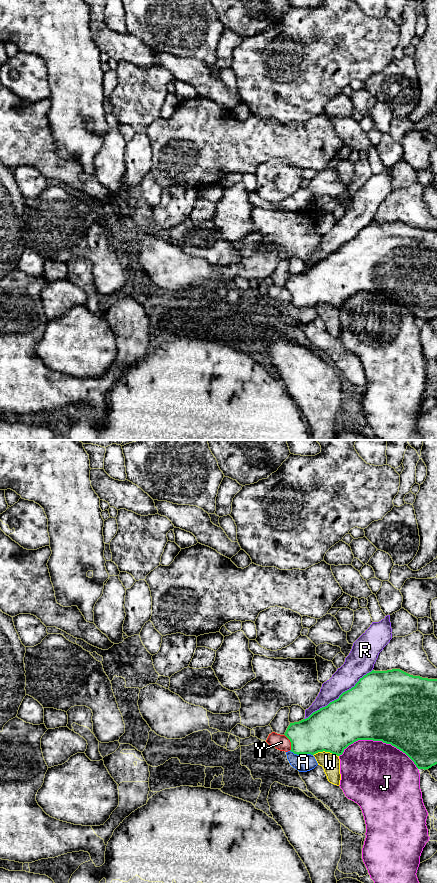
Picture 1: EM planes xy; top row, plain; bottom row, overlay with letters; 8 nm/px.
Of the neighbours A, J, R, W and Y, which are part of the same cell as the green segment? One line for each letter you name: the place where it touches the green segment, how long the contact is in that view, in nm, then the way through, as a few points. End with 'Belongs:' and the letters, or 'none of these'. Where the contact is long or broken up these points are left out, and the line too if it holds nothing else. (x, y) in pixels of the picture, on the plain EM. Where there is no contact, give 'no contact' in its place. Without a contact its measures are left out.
Belongs: none of these

